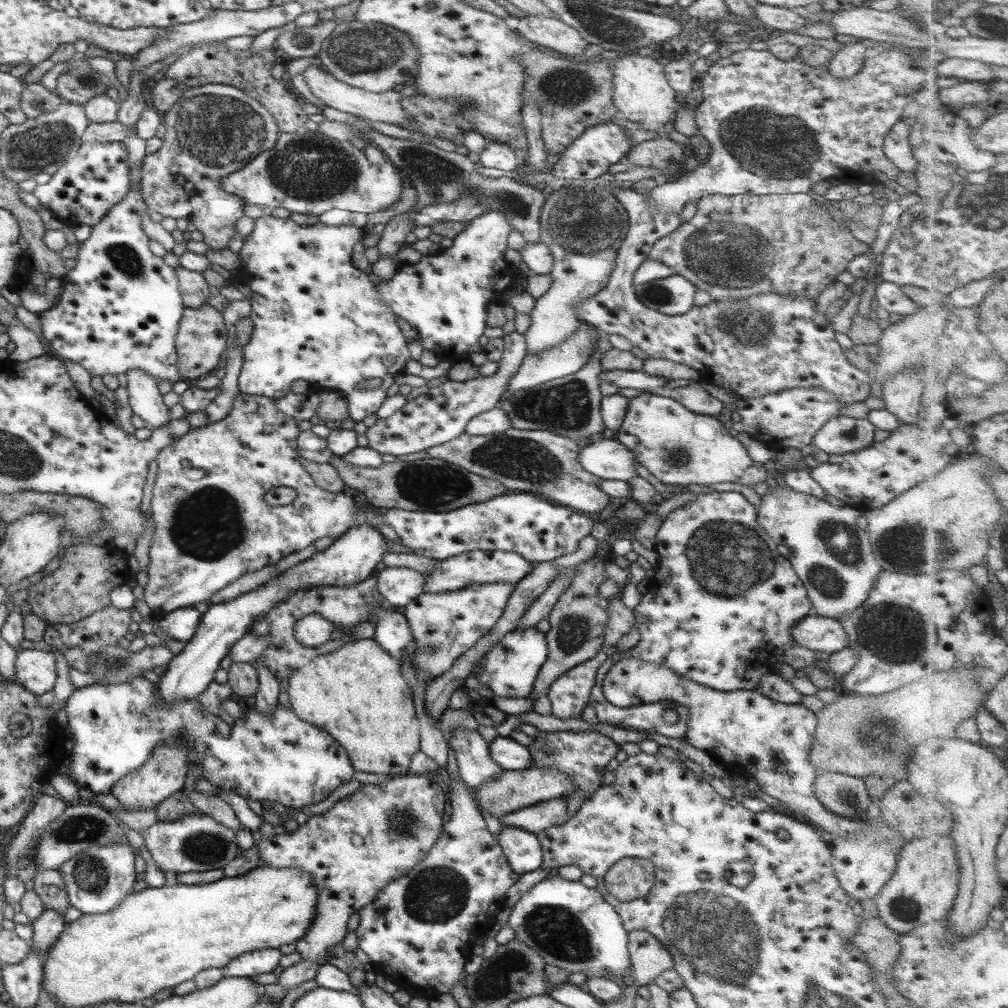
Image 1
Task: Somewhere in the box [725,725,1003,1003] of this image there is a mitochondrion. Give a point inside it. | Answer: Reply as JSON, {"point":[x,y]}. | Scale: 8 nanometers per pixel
{"point":[904,908]}

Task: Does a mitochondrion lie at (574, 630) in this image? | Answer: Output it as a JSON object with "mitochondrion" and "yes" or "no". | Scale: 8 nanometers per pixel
{"mitochondrion":"yes"}

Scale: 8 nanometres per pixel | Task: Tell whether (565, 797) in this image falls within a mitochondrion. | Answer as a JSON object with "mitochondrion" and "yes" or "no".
{"mitochondrion":"no"}

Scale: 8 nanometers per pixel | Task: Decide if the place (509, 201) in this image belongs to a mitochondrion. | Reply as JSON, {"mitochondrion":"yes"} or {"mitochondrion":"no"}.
{"mitochondrion":"yes"}

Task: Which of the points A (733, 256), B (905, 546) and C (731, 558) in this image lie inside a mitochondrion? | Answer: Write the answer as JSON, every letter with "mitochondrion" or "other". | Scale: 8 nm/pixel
{"A":"mitochondrion","B":"mitochondrion","C":"mitochondrion"}

